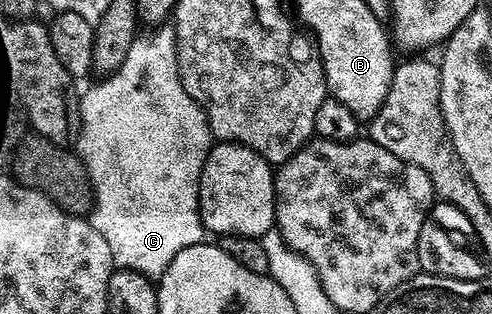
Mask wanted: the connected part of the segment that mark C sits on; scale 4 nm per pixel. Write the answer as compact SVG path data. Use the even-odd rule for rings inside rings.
M165 26L154 27L157 28L154 32L142 31L136 35L122 65L116 71L110 71L104 77L106 80L91 85L86 92L83 92L79 100L81 105L81 135L77 137L75 145L76 151L79 153L81 161L85 163L85 168L93 182L95 205L91 213L91 223L95 226L95 230L99 230L99 234L103 234L103 239L107 241L114 265L117 268L135 269L135 271L150 278L159 278L180 250L187 250L187 246L195 246L206 239L207 233L201 221L201 207L199 206L199 178L203 174L203 166L207 162L209 149L215 143L214 134L209 129L209 117L205 115L204 107L198 104L195 98L191 98L191 94L187 92L181 81L181 70L177 61L178 41L176 31L172 27L161 27Z

